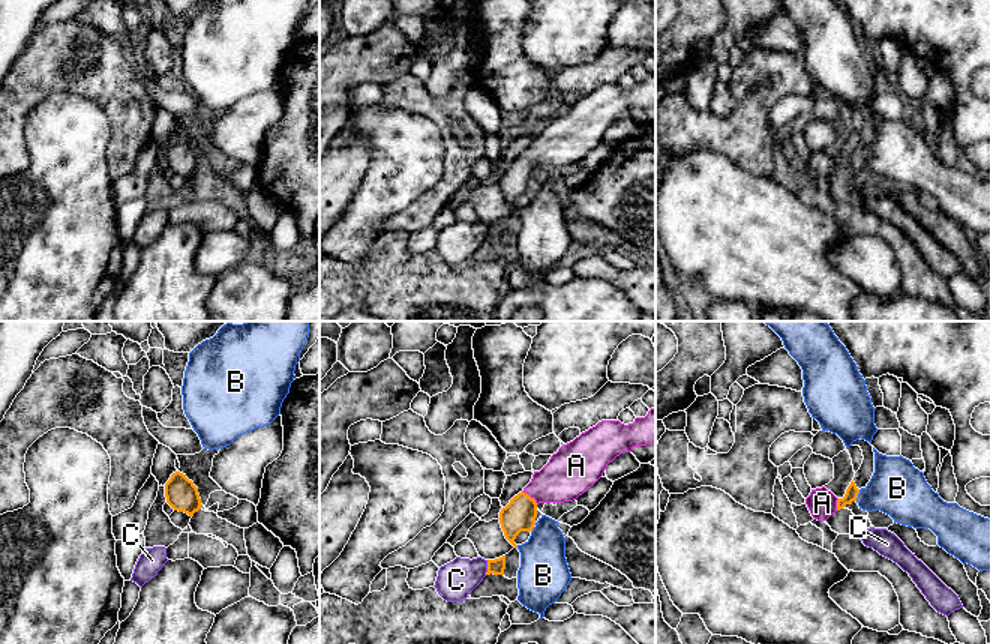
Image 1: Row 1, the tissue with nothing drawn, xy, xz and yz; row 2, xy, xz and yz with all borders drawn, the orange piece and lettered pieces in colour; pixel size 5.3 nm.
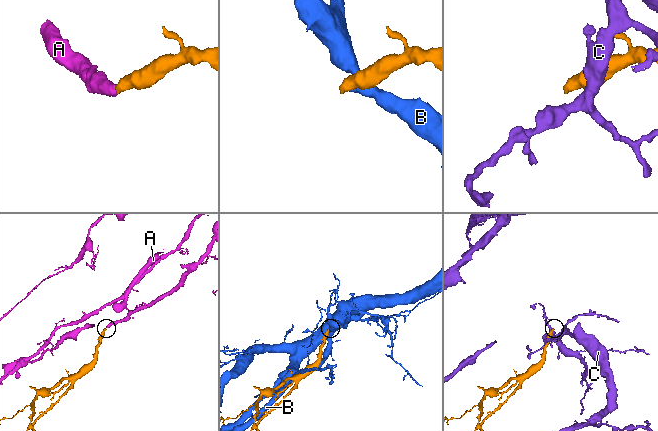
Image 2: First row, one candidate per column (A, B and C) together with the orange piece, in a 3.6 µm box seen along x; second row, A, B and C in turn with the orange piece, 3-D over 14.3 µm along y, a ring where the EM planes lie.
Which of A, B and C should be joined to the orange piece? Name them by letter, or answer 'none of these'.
A

